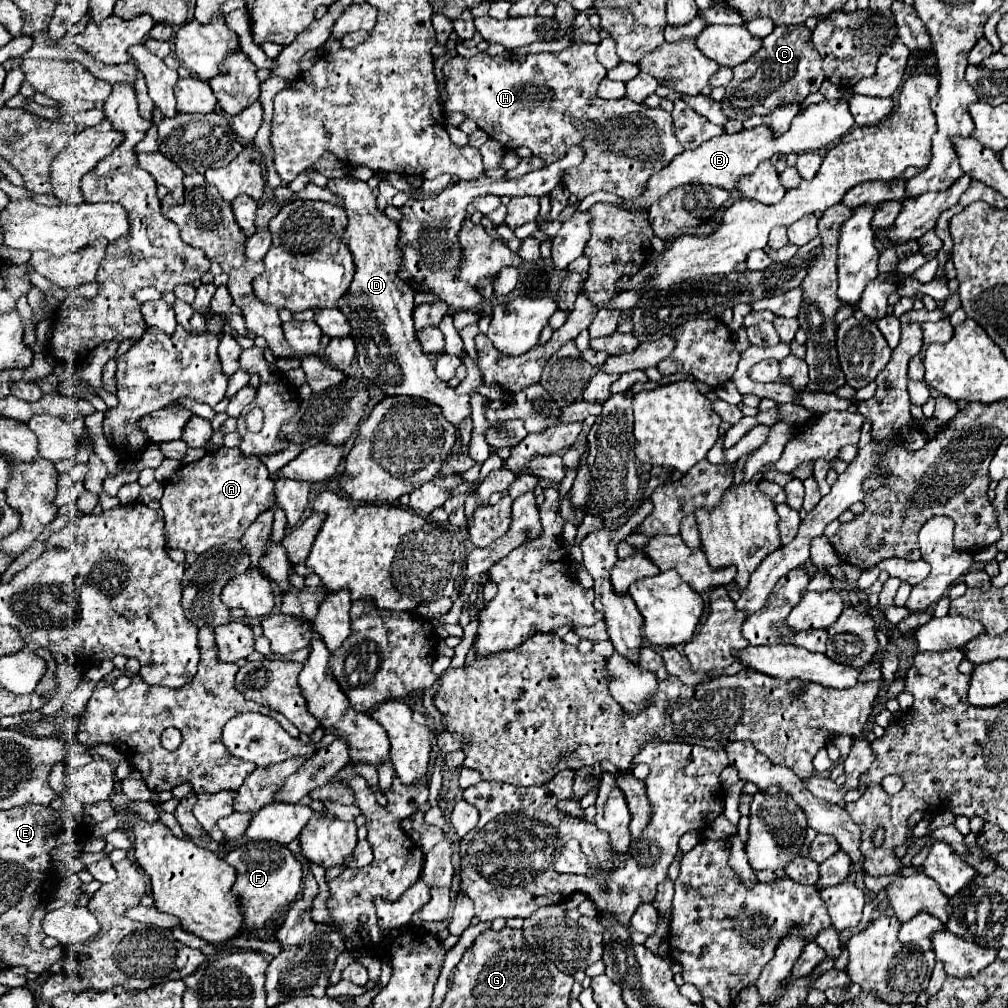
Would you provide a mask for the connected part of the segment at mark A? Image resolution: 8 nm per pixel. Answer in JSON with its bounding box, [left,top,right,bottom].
[160,448,276,554]

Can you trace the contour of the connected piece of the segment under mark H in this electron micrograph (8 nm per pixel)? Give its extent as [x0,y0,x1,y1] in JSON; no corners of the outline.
[444,44,684,200]

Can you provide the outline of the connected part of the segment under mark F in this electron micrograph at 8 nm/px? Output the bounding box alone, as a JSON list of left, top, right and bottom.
[224,842,302,934]

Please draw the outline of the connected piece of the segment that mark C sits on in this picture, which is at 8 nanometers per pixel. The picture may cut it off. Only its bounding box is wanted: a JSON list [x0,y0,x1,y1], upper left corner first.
[722,26,824,120]

